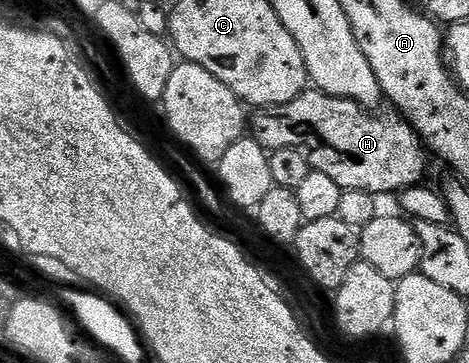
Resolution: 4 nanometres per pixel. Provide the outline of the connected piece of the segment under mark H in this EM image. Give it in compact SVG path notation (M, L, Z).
M312 88L290 100L290 104L253 109L250 114L250 122L252 118L250 134L269 152L282 148L301 150L313 170L326 172L326 176L331 176L334 184L338 184L343 190L361 190L383 196L392 193L395 195L405 190L407 186L421 185L425 181L424 173L428 170L429 155L426 153L424 143L417 136L416 129L395 112L376 113L380 112L373 112L371 109L359 106L357 102L322 94Z

